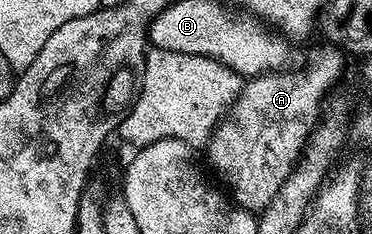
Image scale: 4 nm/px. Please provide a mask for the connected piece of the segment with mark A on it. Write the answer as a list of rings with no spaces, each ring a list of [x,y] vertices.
[[[335,45],[322,46],[312,53],[304,71],[280,69],[248,78],[234,104],[235,116],[220,122],[205,144],[212,169],[223,178],[222,186],[249,212],[262,212],[281,189],[321,118],[327,90],[343,75],[344,52]]]

